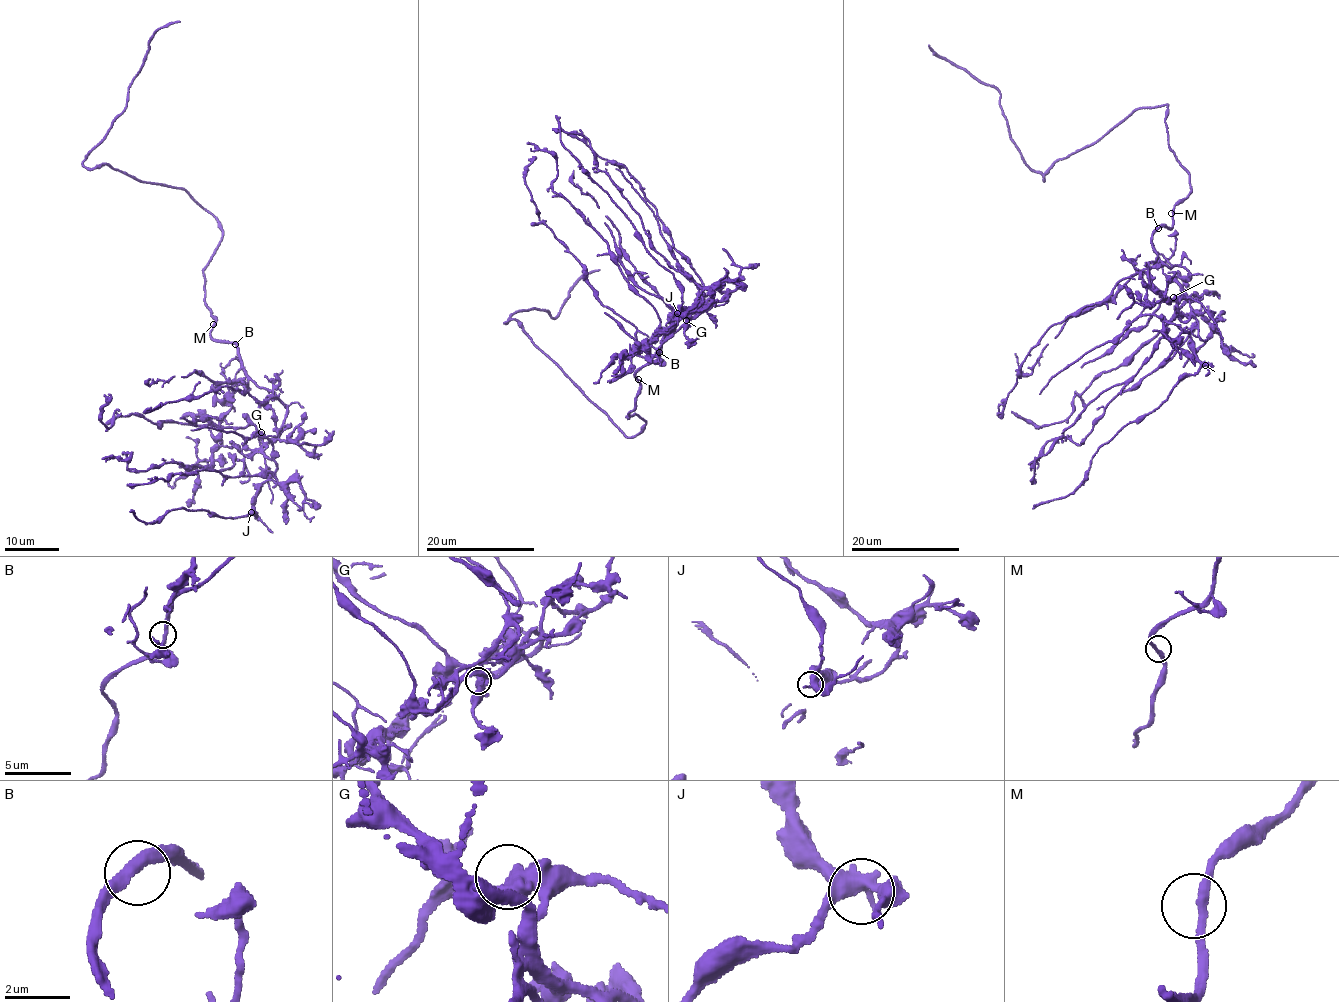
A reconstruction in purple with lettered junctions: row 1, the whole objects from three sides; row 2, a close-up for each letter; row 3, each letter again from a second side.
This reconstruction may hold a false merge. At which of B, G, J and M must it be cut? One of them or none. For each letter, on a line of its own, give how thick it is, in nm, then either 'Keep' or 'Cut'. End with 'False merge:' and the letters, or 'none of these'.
B: Thickness 320 nm. Keep
G: Thickness 550 nm. Keep
J: Thickness 380 nm. Keep
M: Thickness 280 nm. Keep
False merge: none of these

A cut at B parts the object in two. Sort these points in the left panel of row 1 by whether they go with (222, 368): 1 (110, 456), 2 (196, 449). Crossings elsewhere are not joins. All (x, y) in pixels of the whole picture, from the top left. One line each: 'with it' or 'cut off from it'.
1: cut off from it
2: with it

